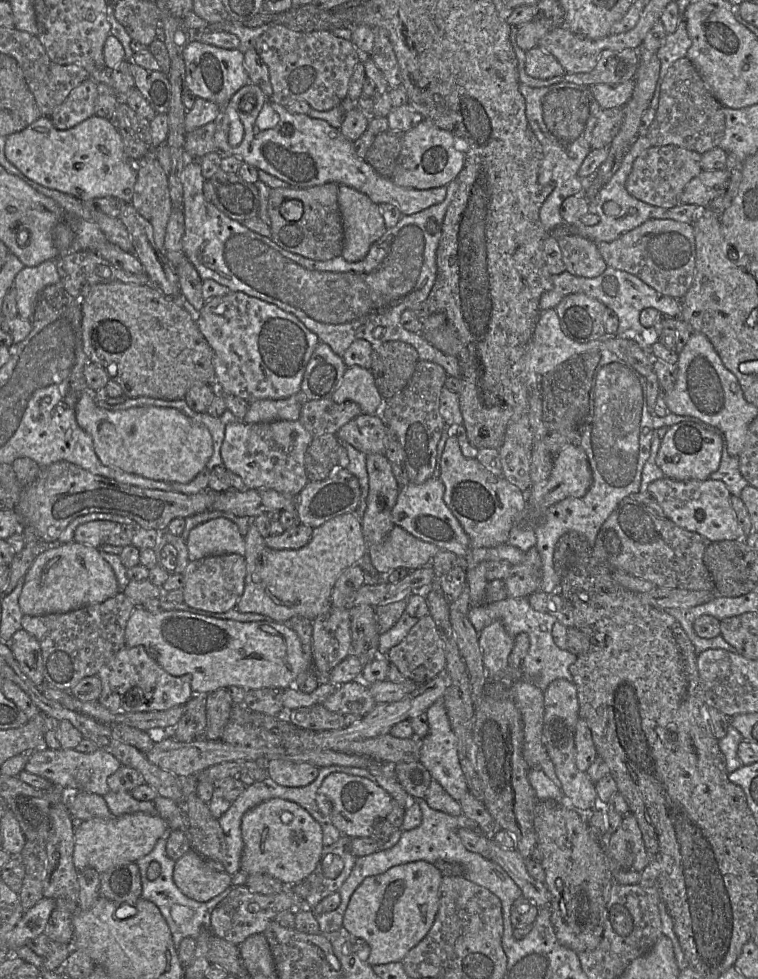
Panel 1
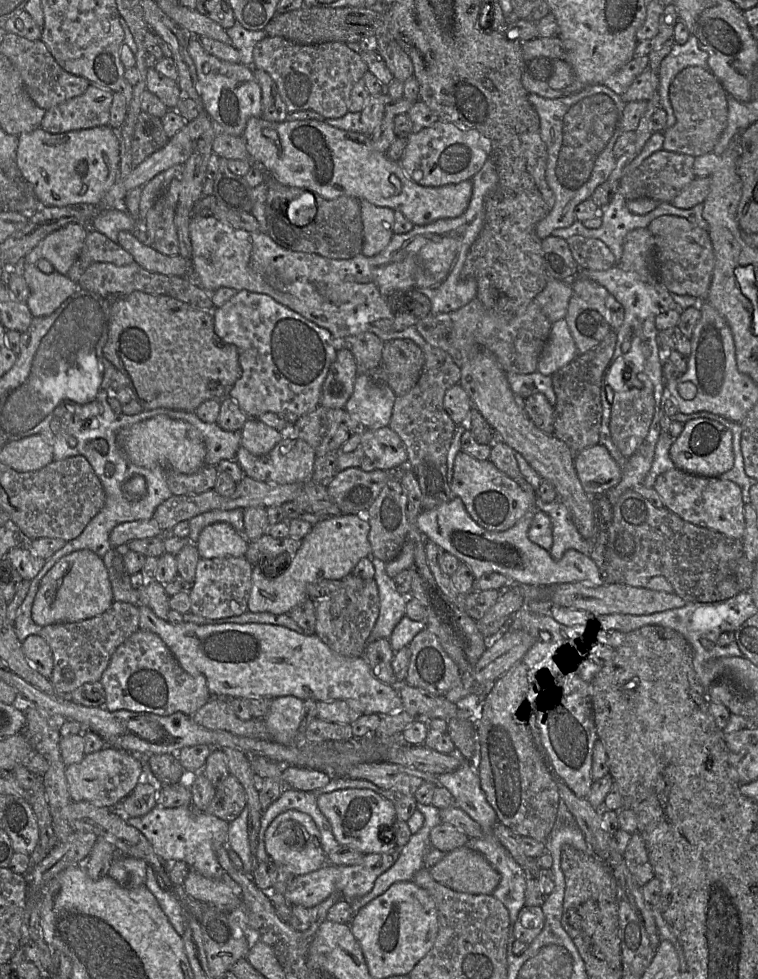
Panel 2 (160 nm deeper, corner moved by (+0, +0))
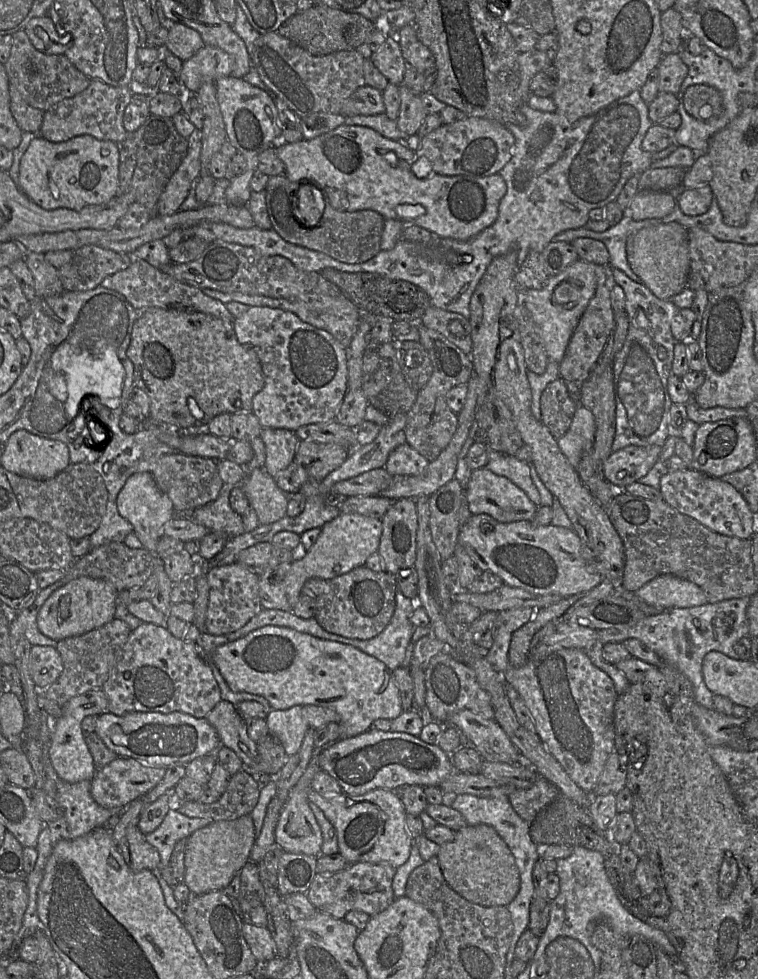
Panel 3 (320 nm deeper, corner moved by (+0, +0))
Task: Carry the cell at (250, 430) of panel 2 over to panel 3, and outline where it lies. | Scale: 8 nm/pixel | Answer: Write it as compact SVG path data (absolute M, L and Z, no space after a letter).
M262 428L259 437L265 446L263 469L274 478L295 459L299 439L293 431L280 428Z

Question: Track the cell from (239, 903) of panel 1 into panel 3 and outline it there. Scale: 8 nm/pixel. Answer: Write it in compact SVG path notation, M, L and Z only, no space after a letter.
M357 862L333 874L317 874L306 895L317 911L328 913L339 920L344 920L345 915L352 910L374 916L387 909L396 899L392 887L396 871L395 866L387 863Z

